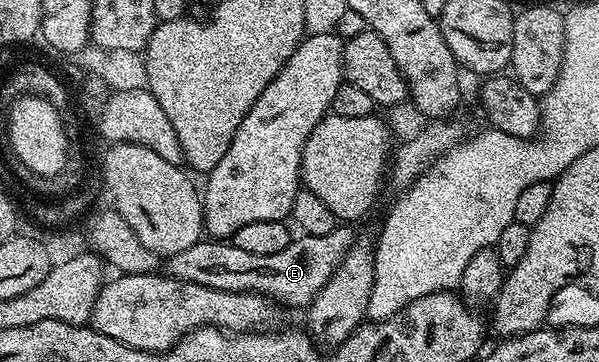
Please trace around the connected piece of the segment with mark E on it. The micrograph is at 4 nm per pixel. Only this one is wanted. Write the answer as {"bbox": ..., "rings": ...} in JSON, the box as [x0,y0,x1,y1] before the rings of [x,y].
{"bbox":[167,226,354,309],"rings":[[[337,226],[325,236],[297,235],[278,254],[249,254],[247,250],[238,250],[231,242],[220,238],[201,238],[187,250],[178,250],[178,254],[167,257],[167,275],[182,282],[194,282],[198,286],[210,286],[210,290],[227,292],[257,292],[266,296],[277,305],[289,304],[292,308],[303,309],[330,282],[334,270],[346,258],[354,235],[348,226]]]}

